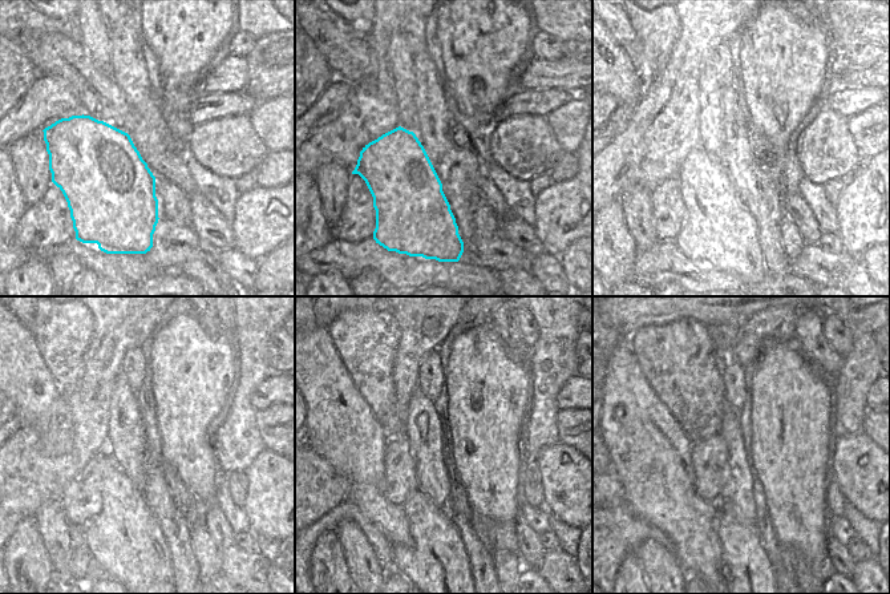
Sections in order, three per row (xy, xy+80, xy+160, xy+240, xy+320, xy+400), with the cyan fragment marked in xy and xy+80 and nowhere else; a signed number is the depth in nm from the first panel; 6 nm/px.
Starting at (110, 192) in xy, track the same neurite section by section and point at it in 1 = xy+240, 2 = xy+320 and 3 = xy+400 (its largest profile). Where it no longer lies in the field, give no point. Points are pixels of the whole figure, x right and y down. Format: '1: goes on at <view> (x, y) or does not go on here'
1: goes on at xy+240 (125, 540)
2: goes on at xy+320 (437, 566)
3: goes on at xy+400 (748, 566)

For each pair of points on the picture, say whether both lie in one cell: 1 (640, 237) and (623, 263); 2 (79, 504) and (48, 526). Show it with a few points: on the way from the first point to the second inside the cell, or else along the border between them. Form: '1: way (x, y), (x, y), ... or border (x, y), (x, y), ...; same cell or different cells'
1: border (623, 214), (626, 227), (639, 250); different cells
2: border (59, 501), (68, 524); different cells

